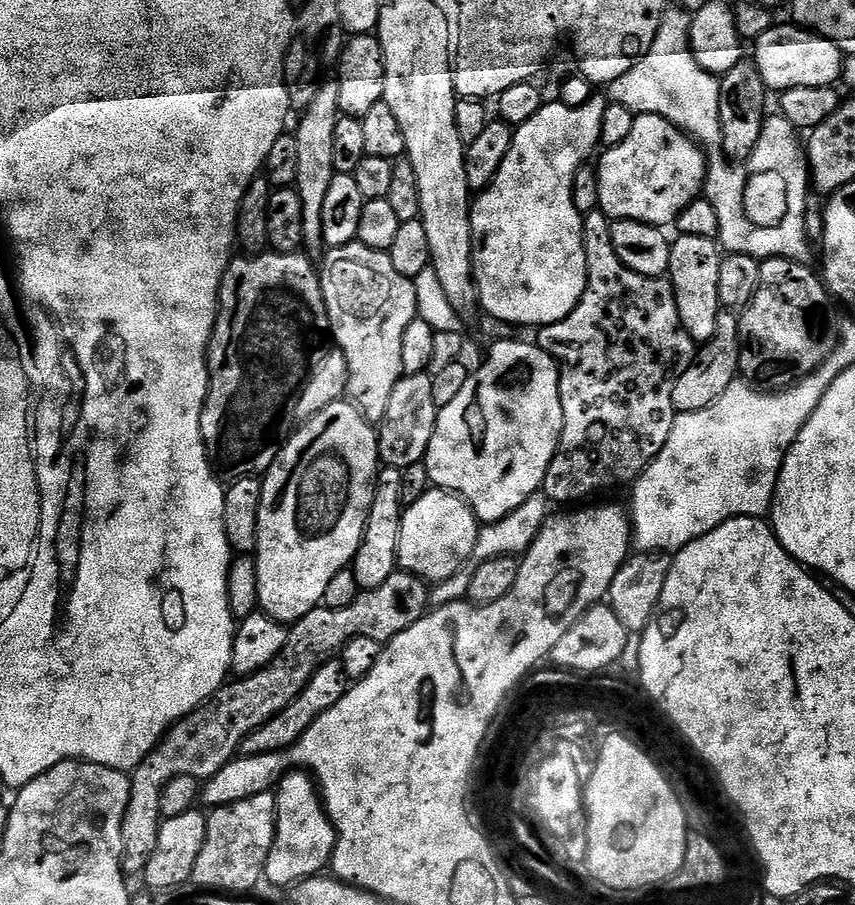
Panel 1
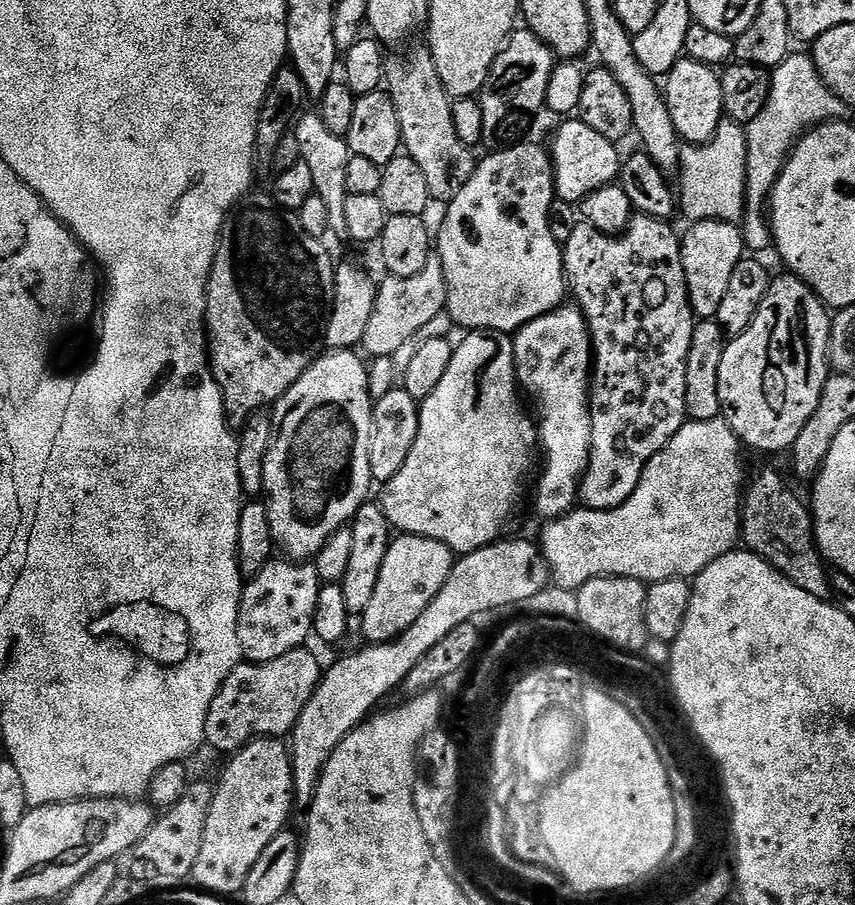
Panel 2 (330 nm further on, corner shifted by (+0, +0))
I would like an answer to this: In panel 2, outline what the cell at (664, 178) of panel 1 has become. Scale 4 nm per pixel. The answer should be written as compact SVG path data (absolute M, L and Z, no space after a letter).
M568 118L563 122L565 124L557 130L556 137L553 138L552 144L550 143L556 200L559 203L576 206L581 200L594 194L594 190L607 184L617 183L622 155L620 156L619 150L616 149L619 147L613 141L602 138L598 130L590 130L586 122L578 118Z

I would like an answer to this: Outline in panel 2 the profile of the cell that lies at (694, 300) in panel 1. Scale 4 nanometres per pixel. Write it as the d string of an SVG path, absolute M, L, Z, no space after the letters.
M698 220L687 225L688 233L683 233L680 241L682 254L682 270L686 270L686 286L692 307L692 315L700 320L715 320L718 308L722 306L722 298L730 286L730 277L734 274L734 266L745 259L744 233L735 223L727 220Z

